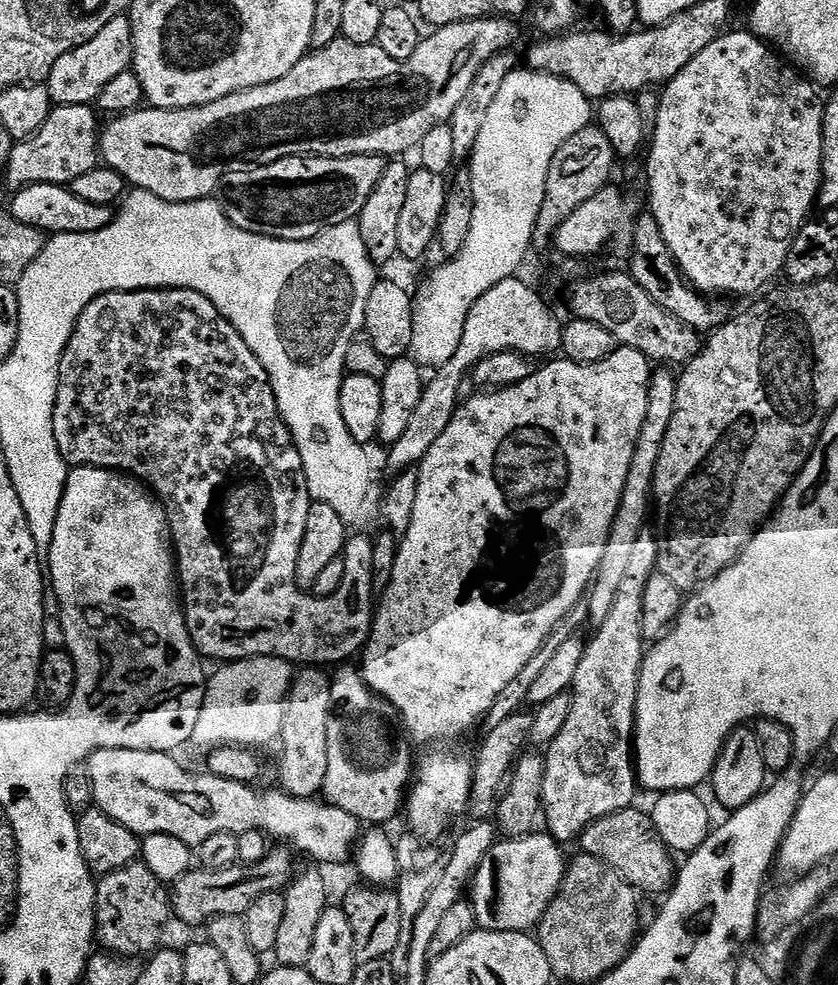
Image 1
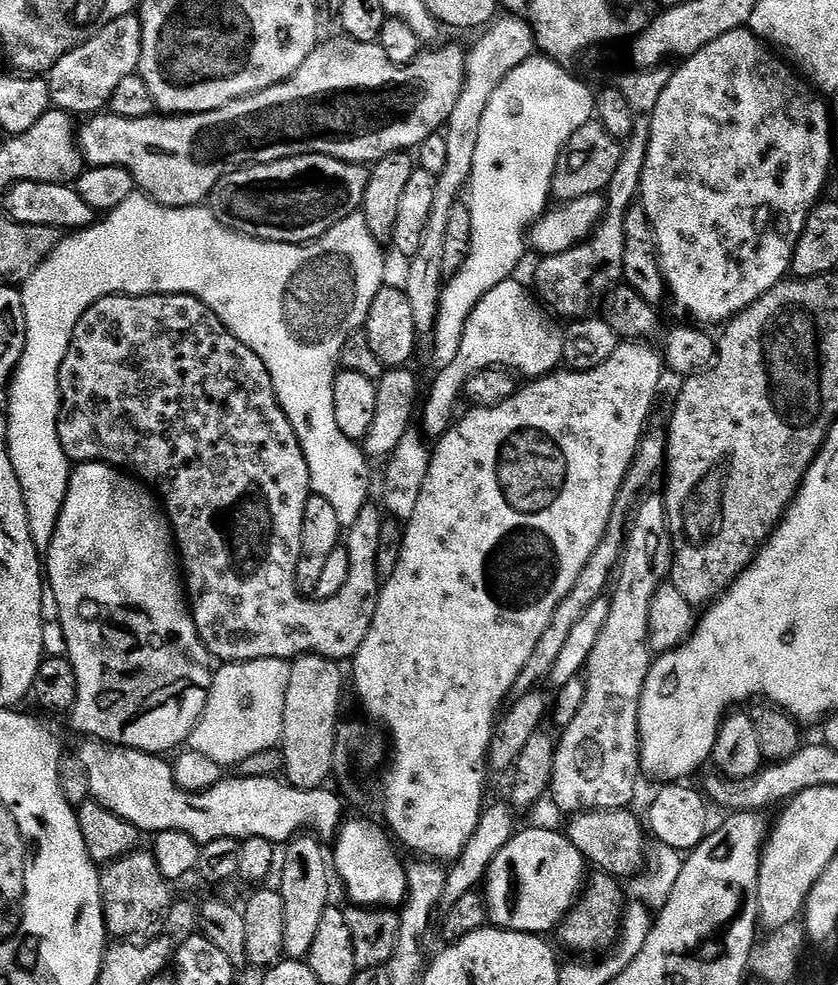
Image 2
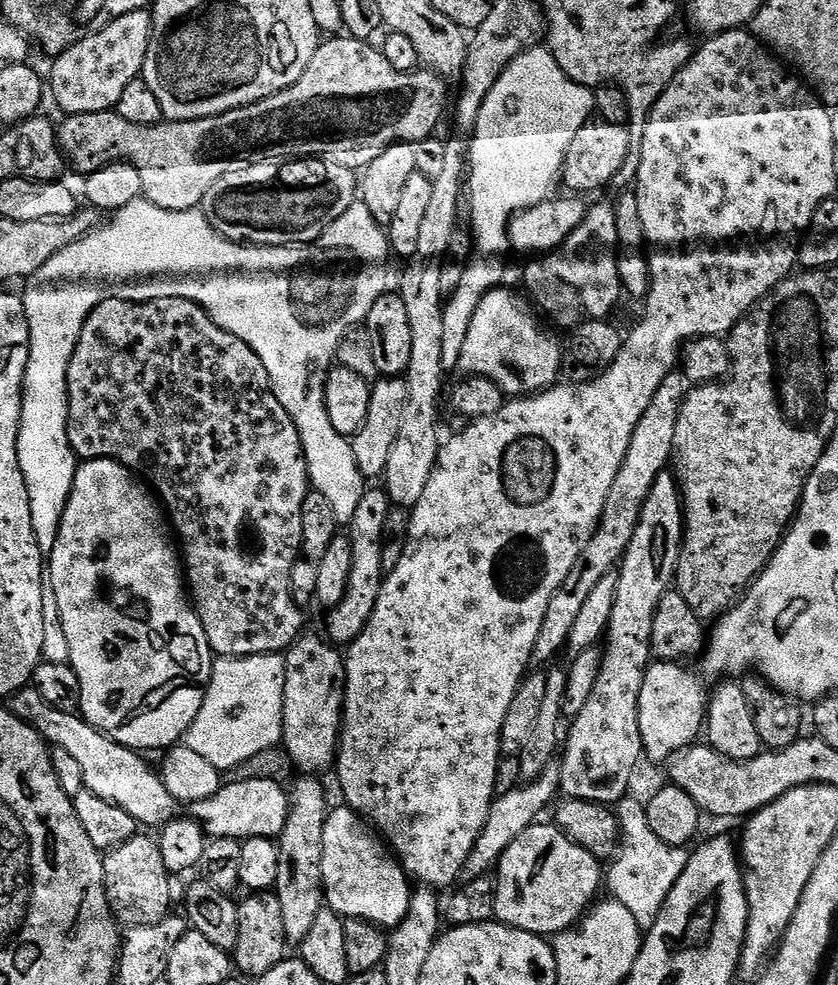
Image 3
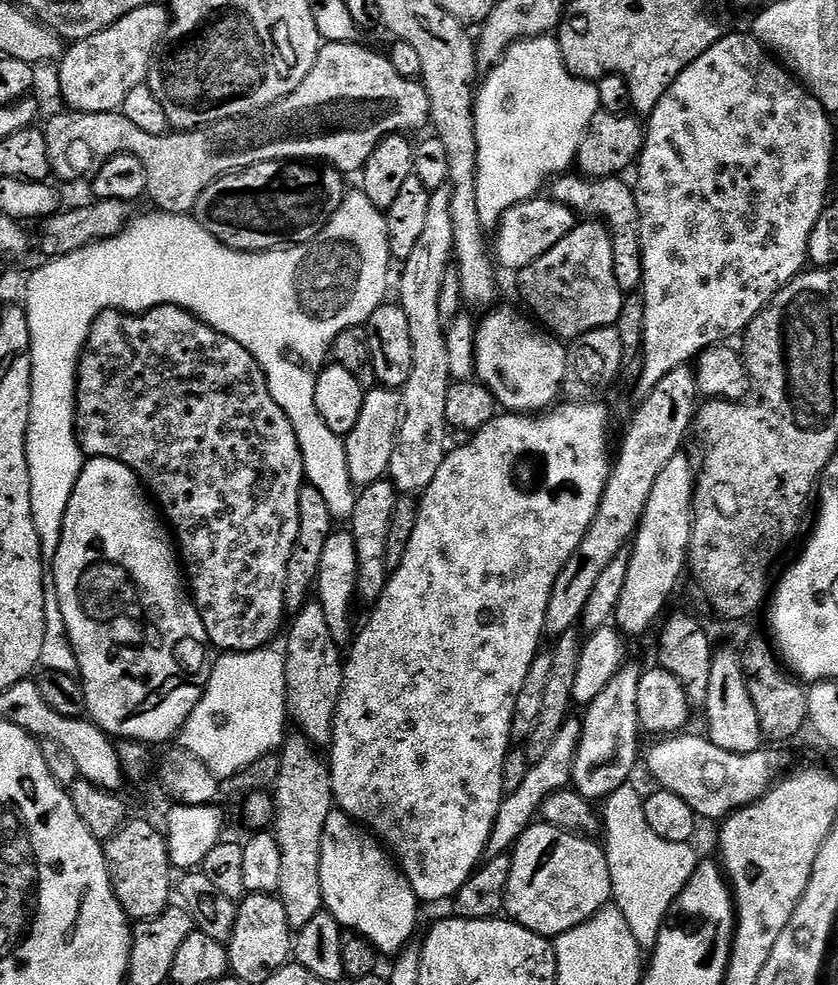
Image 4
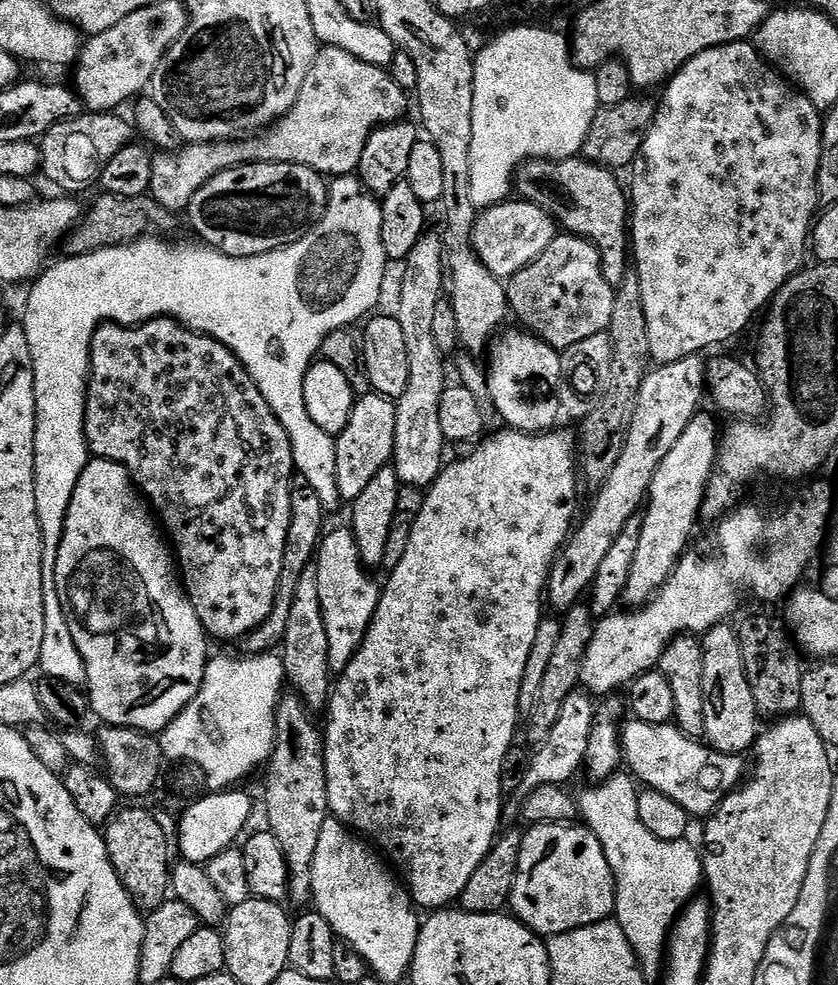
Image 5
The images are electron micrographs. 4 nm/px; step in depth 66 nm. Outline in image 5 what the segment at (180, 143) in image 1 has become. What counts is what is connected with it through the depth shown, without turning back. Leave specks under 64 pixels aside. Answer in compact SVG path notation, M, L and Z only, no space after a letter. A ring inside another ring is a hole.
M321 47L316 54L316 60L308 71L306 82L294 102L294 106L275 124L263 129L251 138L237 138L235 140L211 140L205 144L185 143L179 150L160 150L152 158L152 187L150 195L163 208L169 208L177 214L187 209L189 202L218 174L243 164L305 164L315 172L328 178L353 175L360 167L362 150L366 150L366 142L376 128L384 124L395 124L408 108L410 96L405 89L394 82L391 71L370 66L354 54L346 54L346 50ZM93 112L91 114L83 114L84 116L76 116L65 118L60 123L55 124L49 132L45 132L39 141L40 150L40 167L42 176L45 176L52 184L57 184L60 188L65 188L65 193L76 194L72 192L80 192L87 184L95 185L100 178L100 172L110 162L110 158L114 158L114 154L118 154L118 150L122 150L127 144L133 143L134 128L131 123L128 124L120 117L120 114L110 112Z

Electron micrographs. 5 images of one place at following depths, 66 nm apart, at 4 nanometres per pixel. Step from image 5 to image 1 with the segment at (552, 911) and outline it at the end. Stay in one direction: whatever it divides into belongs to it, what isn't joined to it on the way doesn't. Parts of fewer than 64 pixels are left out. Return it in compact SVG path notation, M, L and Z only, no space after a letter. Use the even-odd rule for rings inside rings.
M551 834L504 838L486 854L470 885L470 903L477 925L486 932L531 933L558 894L566 859L561 841Z

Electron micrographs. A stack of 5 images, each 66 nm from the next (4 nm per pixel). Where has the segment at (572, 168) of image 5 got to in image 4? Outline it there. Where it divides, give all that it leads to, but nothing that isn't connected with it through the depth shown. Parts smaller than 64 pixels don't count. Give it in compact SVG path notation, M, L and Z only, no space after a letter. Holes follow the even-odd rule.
M561 174L551 181L551 199L559 204L567 204L573 212L584 218L602 218L607 225L613 242L613 266L616 271L618 286L625 294L632 294L641 287L642 269L638 251L637 225L638 202L633 185L628 184L619 175L606 176L603 180L585 178L579 174ZM573 175L573 176L572 176Z

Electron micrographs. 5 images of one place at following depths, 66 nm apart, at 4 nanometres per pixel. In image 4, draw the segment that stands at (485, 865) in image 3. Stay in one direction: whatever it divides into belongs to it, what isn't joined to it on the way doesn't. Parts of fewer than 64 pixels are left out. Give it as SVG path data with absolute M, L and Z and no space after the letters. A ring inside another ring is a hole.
M565 719L562 730L558 730L558 738L550 742L546 754L538 758L531 765L532 769L520 780L516 789L509 791L500 804L498 818L494 822L494 830L488 839L489 857L505 855L509 850L516 847L516 843L522 838L522 834L539 817L540 807L550 794L560 788L567 788L572 782L572 771L574 770L574 758L578 750L578 742L582 734L582 723L579 719Z

